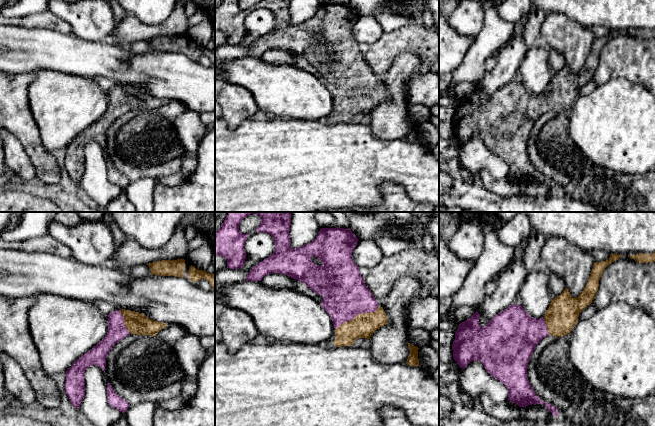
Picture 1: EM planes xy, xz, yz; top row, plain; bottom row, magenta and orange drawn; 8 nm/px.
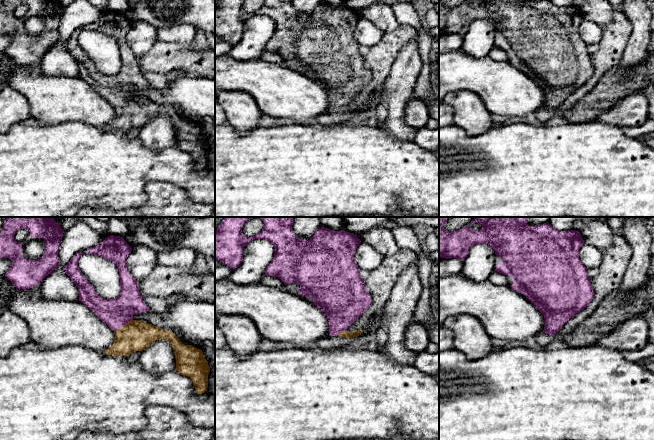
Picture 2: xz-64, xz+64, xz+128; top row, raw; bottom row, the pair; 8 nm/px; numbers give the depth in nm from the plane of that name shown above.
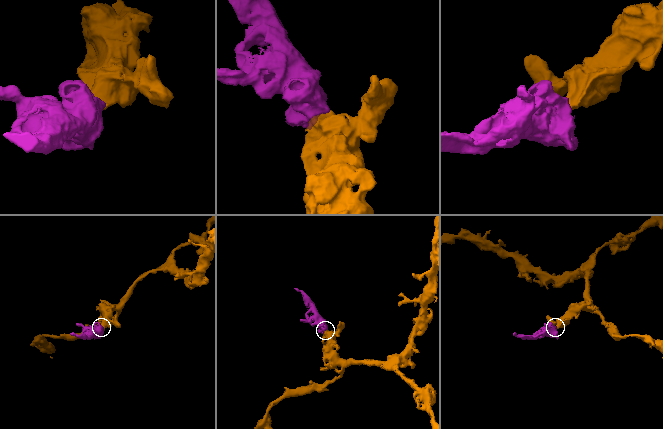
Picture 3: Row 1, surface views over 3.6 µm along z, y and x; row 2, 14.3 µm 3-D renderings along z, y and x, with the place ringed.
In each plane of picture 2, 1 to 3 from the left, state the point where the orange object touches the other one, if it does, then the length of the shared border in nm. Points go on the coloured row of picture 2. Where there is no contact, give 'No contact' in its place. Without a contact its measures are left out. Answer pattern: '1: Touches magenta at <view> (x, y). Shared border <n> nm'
1: Touches magenta at xz-64 (123, 325). Shared border 180 nm
2: Touches magenta at xz+64 (341, 331). Shared border 80 nm
3: No contact

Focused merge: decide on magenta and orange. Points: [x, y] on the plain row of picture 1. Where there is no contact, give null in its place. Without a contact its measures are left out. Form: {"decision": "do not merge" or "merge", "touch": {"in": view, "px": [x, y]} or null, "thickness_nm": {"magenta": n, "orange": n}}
{"decision": "merge", "touch": {"in": "xz", "px": [357, 90]}, "thickness_nm": {"magenta": 360, "orange": 190}}

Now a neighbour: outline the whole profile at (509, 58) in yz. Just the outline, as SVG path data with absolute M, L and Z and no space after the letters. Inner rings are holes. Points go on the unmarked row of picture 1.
M521 34L514 35L496 54L497 65L491 72L486 72L483 79L476 84L480 90L479 101L481 103L484 103L496 90L513 80L527 50Z

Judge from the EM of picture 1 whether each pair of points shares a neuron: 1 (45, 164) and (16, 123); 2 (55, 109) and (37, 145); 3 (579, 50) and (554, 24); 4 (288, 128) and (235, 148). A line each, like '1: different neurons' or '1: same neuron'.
1: same neuron
2: different neurons
3: same neuron
4: same neuron

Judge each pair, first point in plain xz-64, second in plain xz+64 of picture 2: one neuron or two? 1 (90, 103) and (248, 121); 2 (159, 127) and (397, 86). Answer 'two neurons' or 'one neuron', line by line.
1: two neurons
2: one neuron

